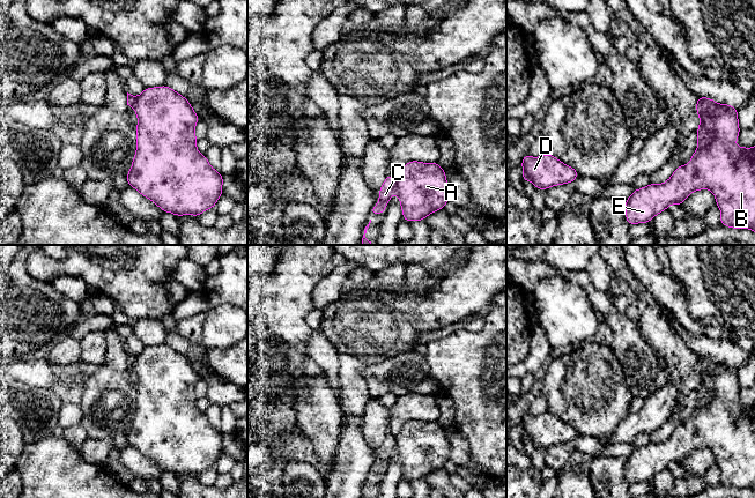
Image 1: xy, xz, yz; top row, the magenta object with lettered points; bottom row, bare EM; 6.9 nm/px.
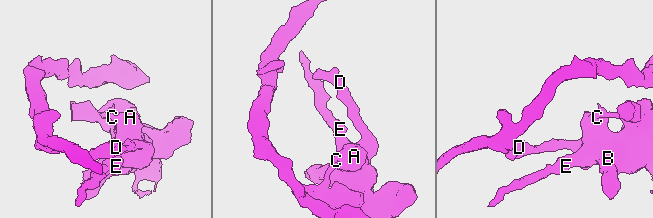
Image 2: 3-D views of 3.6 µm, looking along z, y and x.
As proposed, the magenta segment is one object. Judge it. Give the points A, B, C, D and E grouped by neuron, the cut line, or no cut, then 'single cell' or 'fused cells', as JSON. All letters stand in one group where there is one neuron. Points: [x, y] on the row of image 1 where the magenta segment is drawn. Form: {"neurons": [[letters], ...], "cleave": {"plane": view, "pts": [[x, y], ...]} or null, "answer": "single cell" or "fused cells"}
{"neurons": [["A", "B", "D", "E"], ["C"]], "cleave": {"plane": "xz", "pts": [[394, 177], [395, 191]]}, "answer": "fused cells"}

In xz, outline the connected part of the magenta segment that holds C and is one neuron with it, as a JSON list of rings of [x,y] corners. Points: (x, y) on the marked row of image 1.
[[[388,174],[379,188],[378,205],[373,205],[371,215],[383,214],[386,210],[386,205],[395,192],[395,177]]]

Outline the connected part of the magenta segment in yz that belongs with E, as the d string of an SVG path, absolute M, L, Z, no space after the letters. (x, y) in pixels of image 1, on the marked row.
M697 97L696 112L700 126L696 132L697 150L687 165L679 165L663 184L649 184L635 189L626 200L628 224L649 223L669 205L681 206L695 191L710 189L720 209L720 224L732 229L749 229L755 232L755 146L737 147L740 134L738 109L720 104L709 97Z

